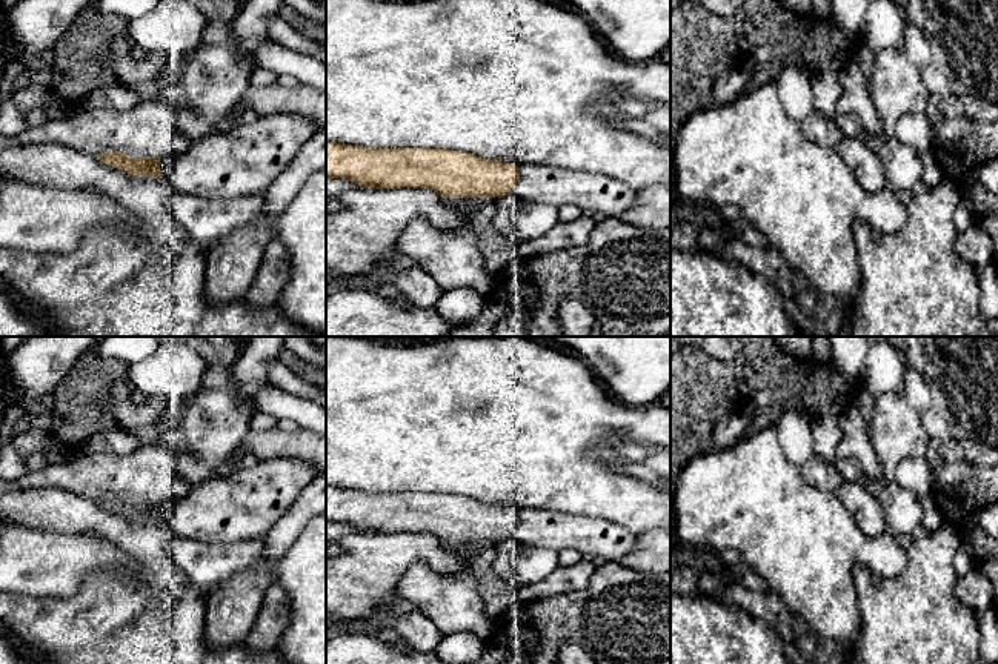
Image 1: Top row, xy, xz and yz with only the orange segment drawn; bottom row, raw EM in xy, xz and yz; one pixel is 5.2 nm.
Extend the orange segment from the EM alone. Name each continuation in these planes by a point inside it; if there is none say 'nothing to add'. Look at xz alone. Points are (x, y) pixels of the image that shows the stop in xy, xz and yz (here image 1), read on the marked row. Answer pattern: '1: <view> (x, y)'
1: xz (545, 185)

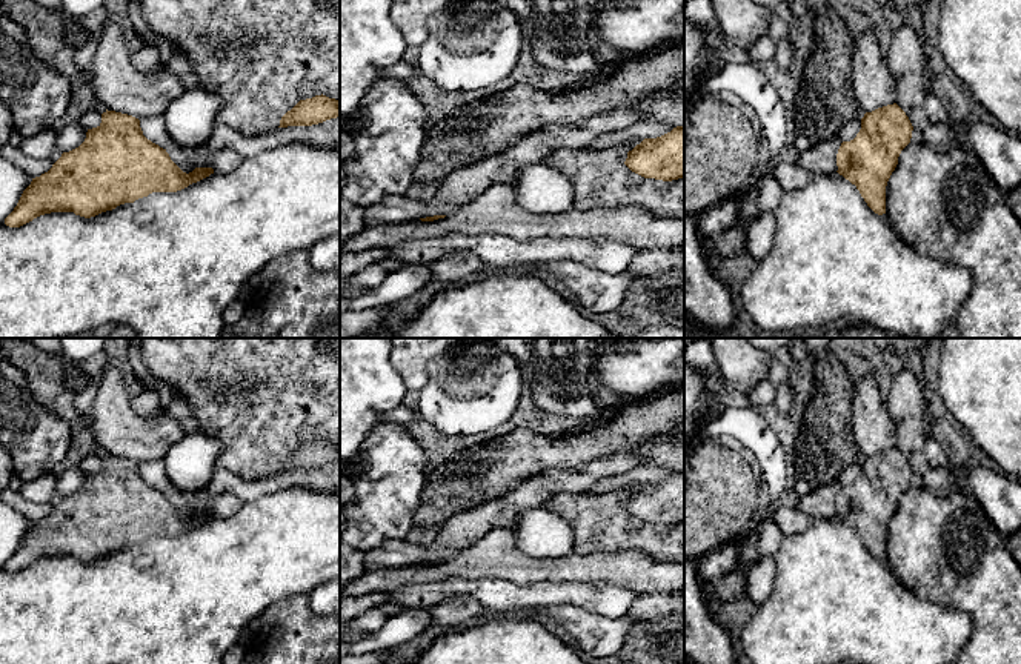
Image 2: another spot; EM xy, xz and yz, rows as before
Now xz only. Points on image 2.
nothing to add

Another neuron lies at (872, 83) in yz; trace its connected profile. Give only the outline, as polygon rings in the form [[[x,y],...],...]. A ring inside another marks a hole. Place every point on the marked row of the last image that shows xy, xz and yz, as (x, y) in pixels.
[[[873,26],[855,42],[852,69],[853,94],[864,114],[895,103],[893,80],[886,66],[886,57],[880,51]]]

